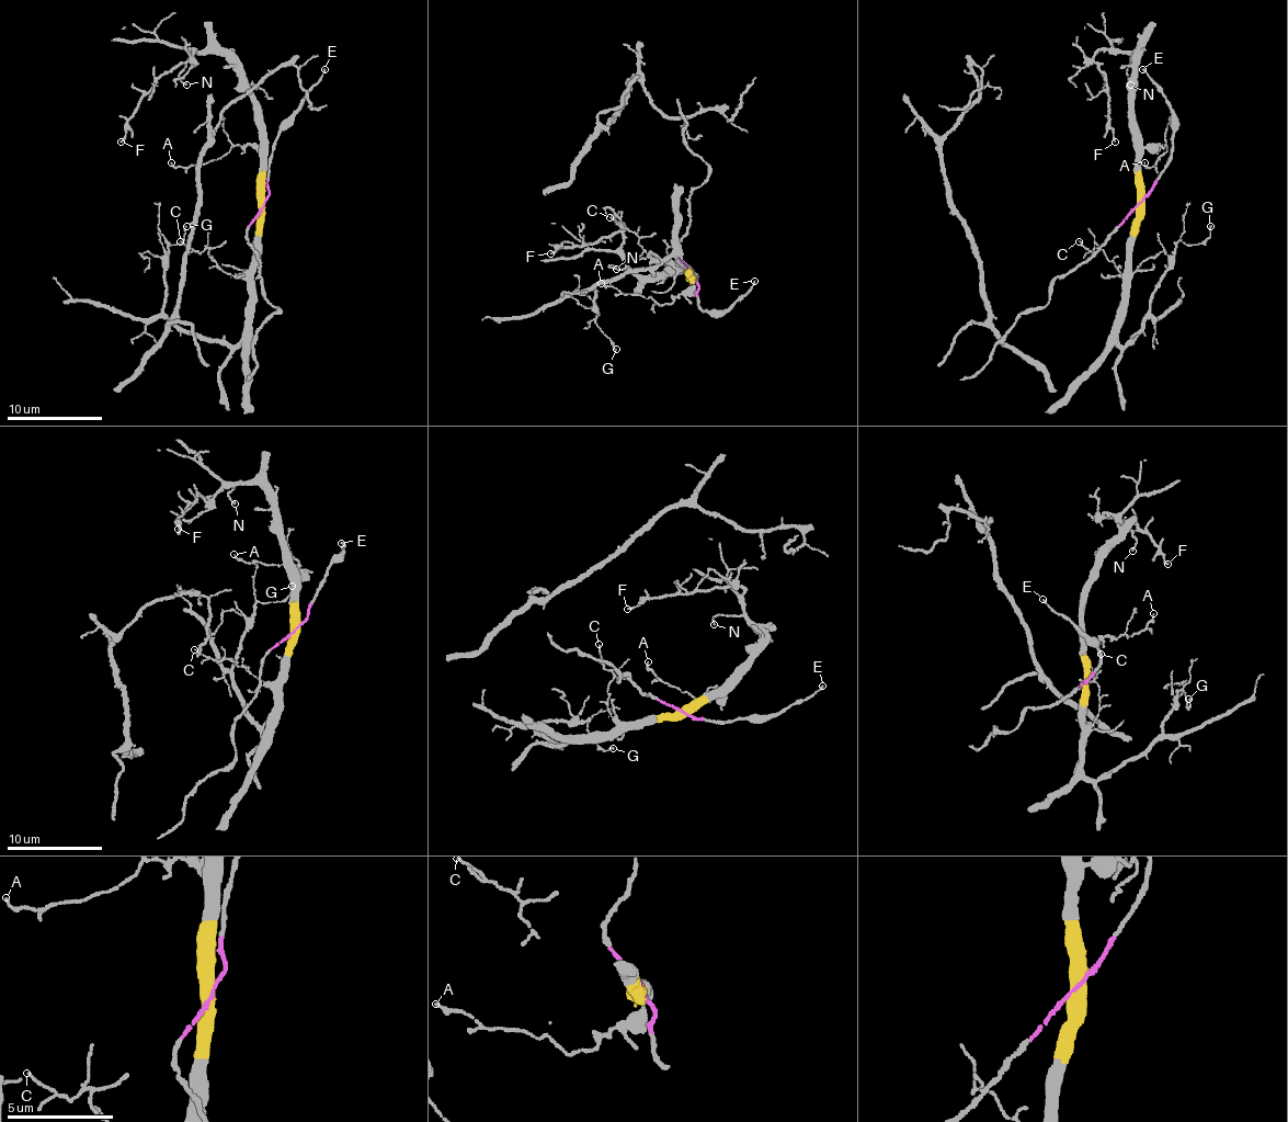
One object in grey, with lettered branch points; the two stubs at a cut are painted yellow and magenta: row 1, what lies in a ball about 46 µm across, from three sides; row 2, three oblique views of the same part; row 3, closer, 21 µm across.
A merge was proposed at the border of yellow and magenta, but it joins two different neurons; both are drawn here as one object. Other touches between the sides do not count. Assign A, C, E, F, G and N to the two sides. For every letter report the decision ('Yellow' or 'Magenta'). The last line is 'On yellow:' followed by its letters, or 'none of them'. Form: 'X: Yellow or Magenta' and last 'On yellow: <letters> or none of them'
A: Yellow
C: Yellow
E: Magenta
F: Yellow
G: Yellow
N: Yellow
On yellow: A, C, F, G, N

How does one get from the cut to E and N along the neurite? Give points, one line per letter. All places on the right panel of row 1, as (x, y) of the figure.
E: (1139, 204), (1165, 166), (1172, 147), (1172, 109), (1141, 68)
N: (1139, 204), (1135, 78), (1135, 61), (1139, 54), (1129, 54), (1129, 84)

